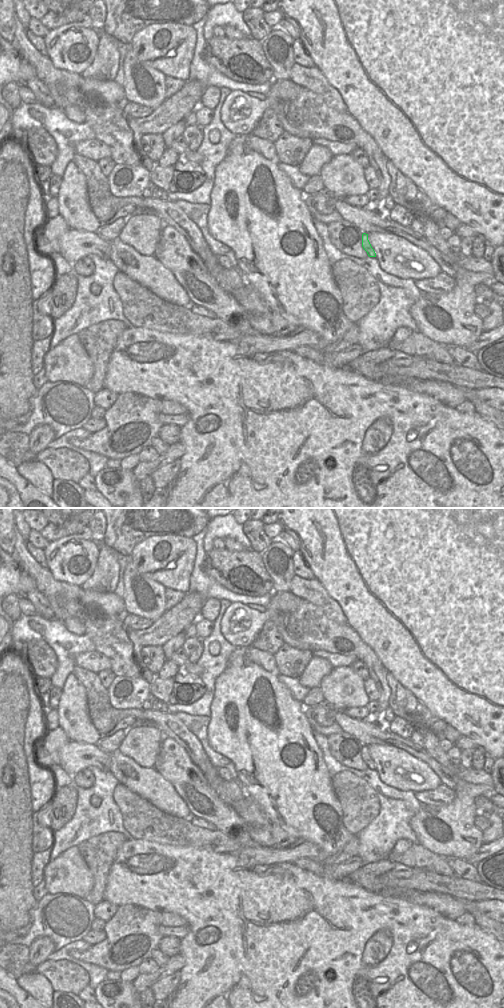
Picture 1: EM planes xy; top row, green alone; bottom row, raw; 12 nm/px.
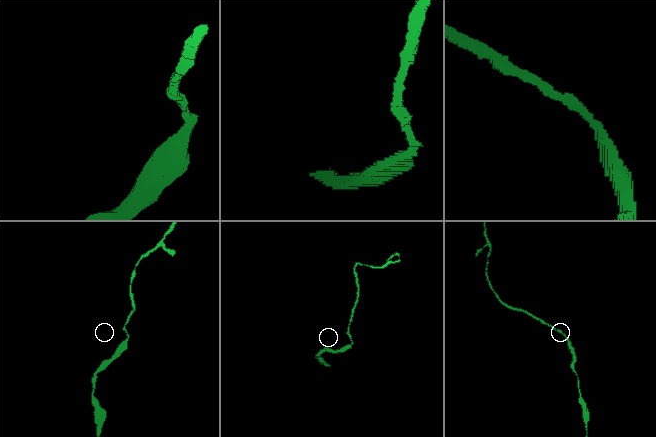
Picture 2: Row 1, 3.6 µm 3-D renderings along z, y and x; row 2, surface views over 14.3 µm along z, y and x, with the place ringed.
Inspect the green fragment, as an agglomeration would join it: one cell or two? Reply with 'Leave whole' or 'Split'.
Leave whole

